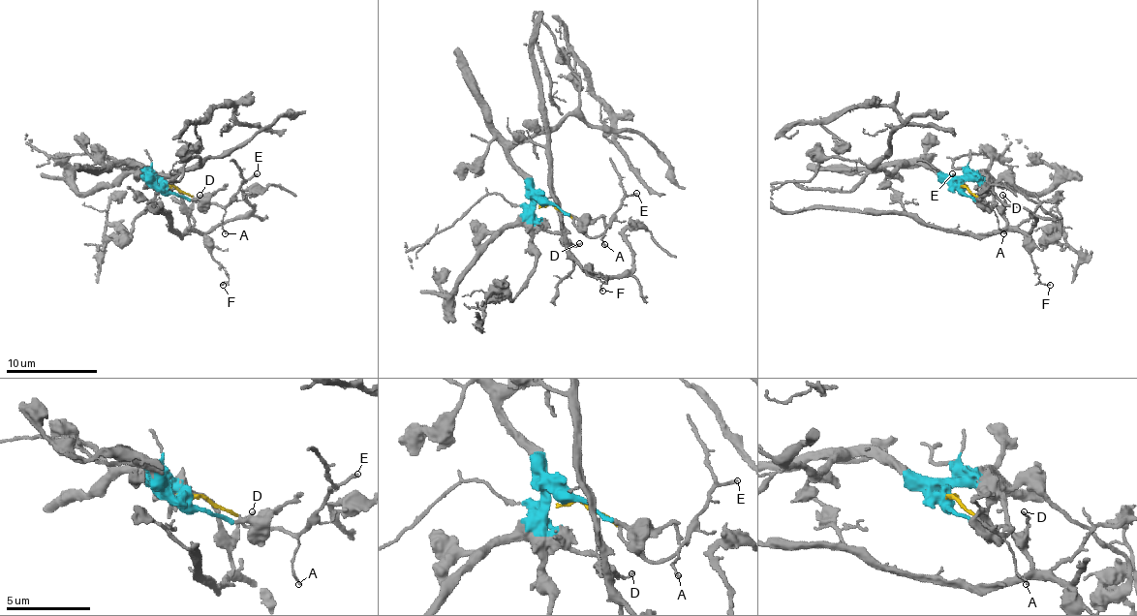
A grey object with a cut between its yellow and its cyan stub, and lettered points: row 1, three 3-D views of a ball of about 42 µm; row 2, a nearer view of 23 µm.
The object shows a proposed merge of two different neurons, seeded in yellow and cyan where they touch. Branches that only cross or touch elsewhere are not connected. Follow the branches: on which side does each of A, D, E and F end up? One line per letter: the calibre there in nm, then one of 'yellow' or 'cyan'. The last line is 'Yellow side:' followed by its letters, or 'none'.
A: 120 nm | yellow
D: 130 nm | cyan
E: 160 nm | yellow
F: 110 nm | cyan
Yellow side: A, E

